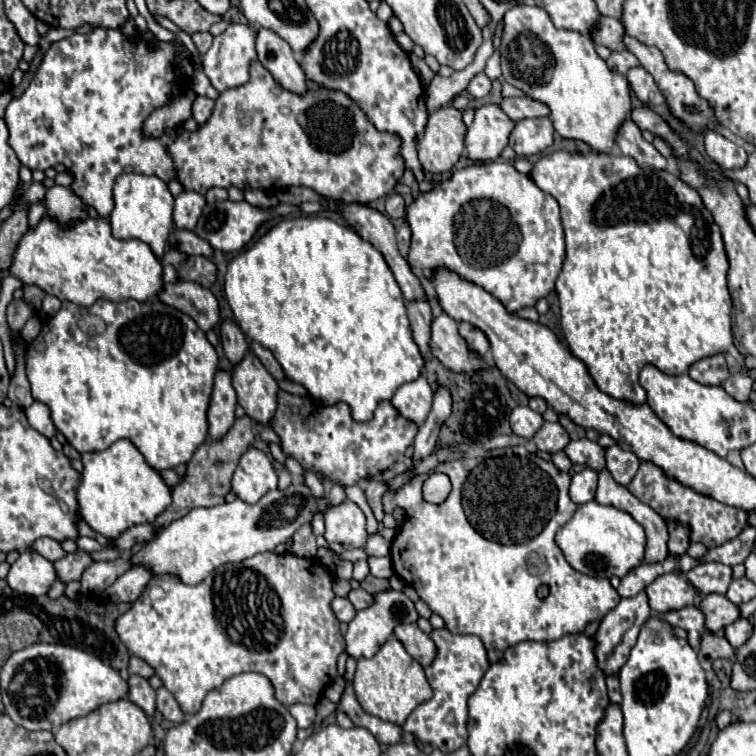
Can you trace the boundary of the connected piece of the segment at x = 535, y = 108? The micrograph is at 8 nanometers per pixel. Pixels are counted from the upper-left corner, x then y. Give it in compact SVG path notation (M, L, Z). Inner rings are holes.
M510 97L510 99L502 99L500 109L512 119L512 121L520 121L524 117L548 117L548 109L544 109L544 105L540 105L538 101L532 101L528 97Z

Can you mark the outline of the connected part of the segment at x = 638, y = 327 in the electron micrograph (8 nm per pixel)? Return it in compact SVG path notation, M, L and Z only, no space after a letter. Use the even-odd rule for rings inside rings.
M554 151L550 155L542 155L534 161L530 177L544 193L552 195L560 205L560 219L562 219L564 237L566 237L566 259L564 259L564 267L558 275L558 279L556 279L556 293L558 293L558 301L560 301L560 327L562 327L564 339L566 339L572 355L576 355L580 361L584 361L588 373L592 375L592 379L600 391L604 391L606 395L610 395L614 399L628 401L632 405L640 407L646 403L646 393L638 383L638 375L646 365L654 365L656 369L660 369L666 375L682 375L696 361L710 357L710 355L718 355L718 353L730 353L734 359L742 361L742 355L738 353L738 349L734 347L734 341L732 341L732 317L730 317L732 301L730 301L730 293L728 293L728 285L726 285L728 257L724 251L720 229L714 223L710 211L704 207L698 191L688 187L674 173L646 171L646 169L640 169L636 165L636 161L632 161L632 157L624 157L624 155L614 157L614 155L594 153L594 151L584 153L584 155L568 153L568 151Z

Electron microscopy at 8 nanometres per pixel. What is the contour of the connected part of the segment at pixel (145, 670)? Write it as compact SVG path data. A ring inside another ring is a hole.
M132 657L130 659L130 665L128 665L128 673L134 673L134 675L140 675L140 677L146 677L150 679L154 675L154 669L140 657Z

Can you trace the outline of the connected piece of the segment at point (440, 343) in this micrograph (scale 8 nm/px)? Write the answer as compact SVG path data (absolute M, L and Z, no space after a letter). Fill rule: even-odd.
M442 313L432 319L432 337L430 337L430 353L436 355L448 369L452 371L472 371L482 369L486 363L466 349L464 339L458 335L458 323Z

